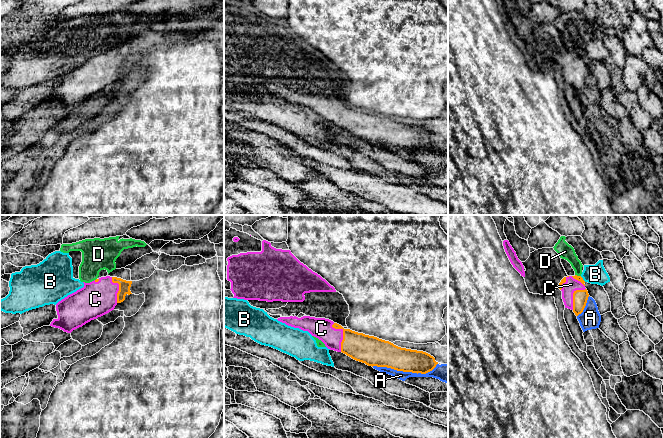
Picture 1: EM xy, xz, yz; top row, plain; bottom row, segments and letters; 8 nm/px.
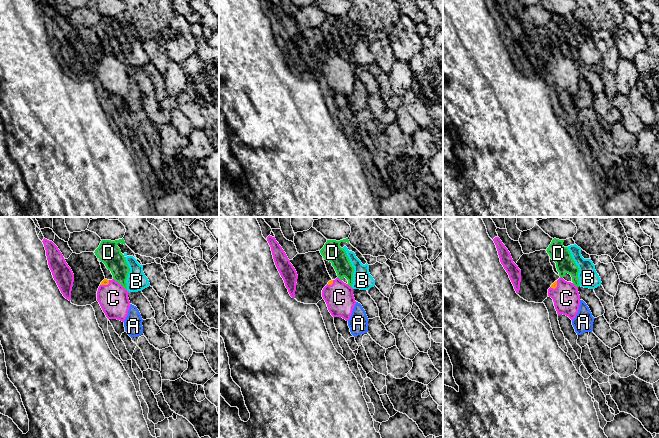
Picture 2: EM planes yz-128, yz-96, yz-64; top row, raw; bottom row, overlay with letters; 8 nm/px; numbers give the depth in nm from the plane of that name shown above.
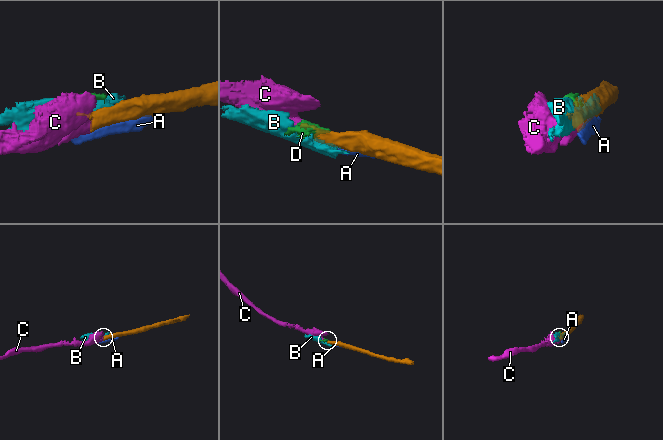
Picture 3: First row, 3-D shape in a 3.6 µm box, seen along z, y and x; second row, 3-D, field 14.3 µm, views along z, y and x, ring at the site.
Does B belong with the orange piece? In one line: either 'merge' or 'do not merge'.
do not merge

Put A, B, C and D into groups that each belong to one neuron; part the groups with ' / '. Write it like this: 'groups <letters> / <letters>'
groups A / B D / C

